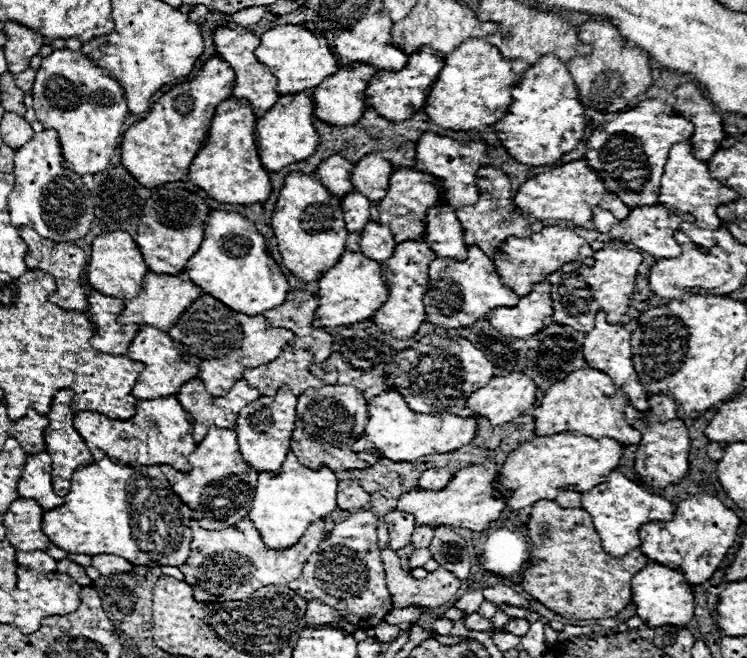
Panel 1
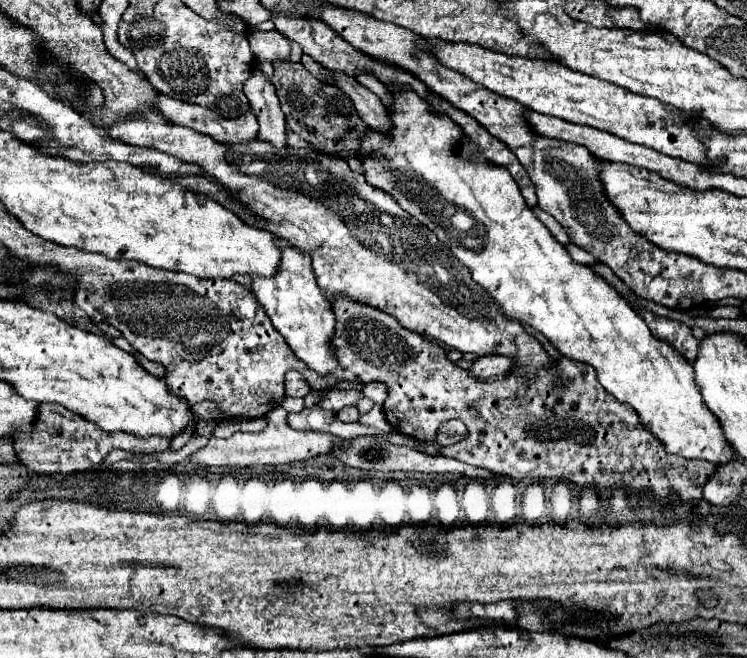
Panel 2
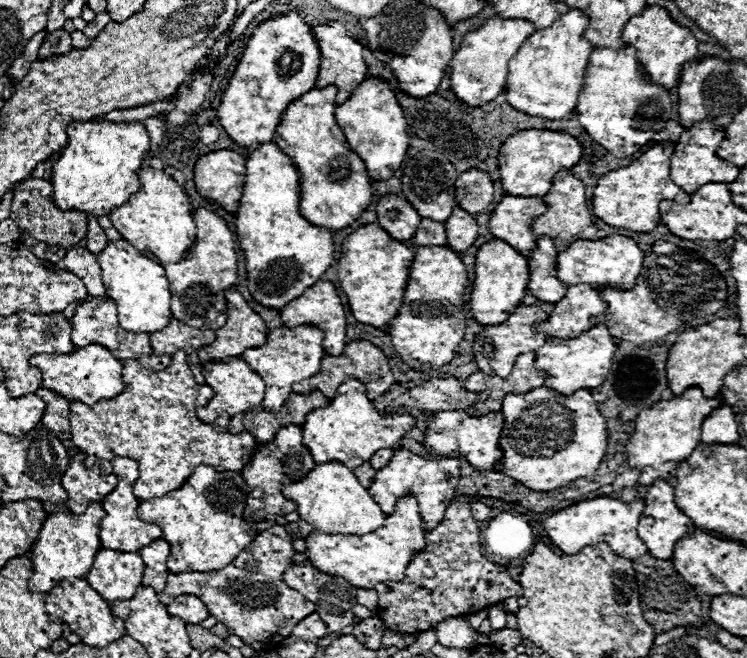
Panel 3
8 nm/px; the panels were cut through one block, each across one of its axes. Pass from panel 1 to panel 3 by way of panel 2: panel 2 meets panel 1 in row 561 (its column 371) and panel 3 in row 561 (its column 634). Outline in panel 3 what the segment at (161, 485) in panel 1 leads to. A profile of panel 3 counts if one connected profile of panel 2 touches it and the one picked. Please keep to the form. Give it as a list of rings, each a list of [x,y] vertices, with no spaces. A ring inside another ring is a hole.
[[[402,496],[396,502],[394,512],[388,516],[386,524],[376,532],[364,536],[344,536],[344,534],[324,534],[312,532],[306,536],[306,556],[322,572],[332,572],[332,576],[344,576],[356,588],[374,588],[378,582],[400,582],[404,580],[406,566],[412,556],[424,550],[426,530],[422,526],[422,516],[418,510],[418,500],[414,496]]]

